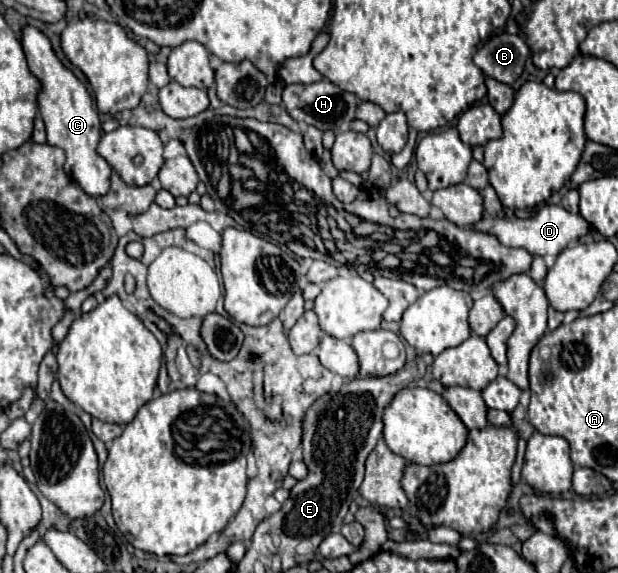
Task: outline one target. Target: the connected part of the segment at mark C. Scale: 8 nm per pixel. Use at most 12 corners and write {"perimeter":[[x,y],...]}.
{"perimeter":[[23,28],[47,144],[85,194],[109,192],[101,122],[49,38]]}

